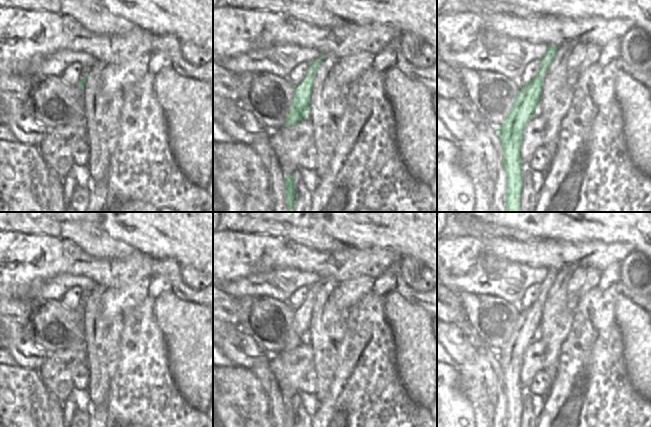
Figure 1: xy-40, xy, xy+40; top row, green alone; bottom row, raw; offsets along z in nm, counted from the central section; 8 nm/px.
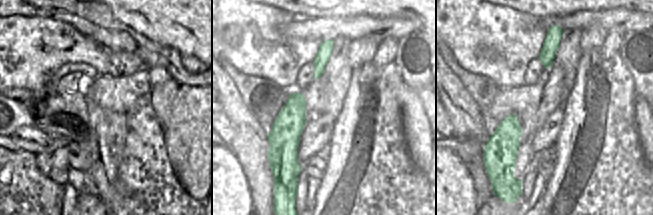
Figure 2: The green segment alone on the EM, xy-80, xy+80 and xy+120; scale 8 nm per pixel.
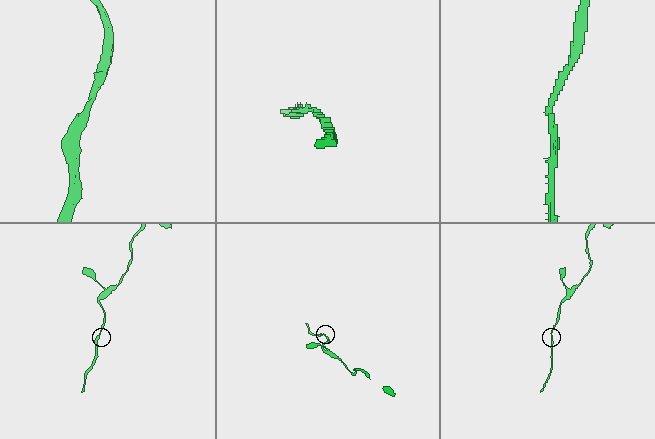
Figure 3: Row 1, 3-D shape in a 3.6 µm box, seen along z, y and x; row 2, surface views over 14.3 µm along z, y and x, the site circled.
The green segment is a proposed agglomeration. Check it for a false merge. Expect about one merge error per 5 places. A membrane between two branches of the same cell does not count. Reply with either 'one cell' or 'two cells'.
one cell

